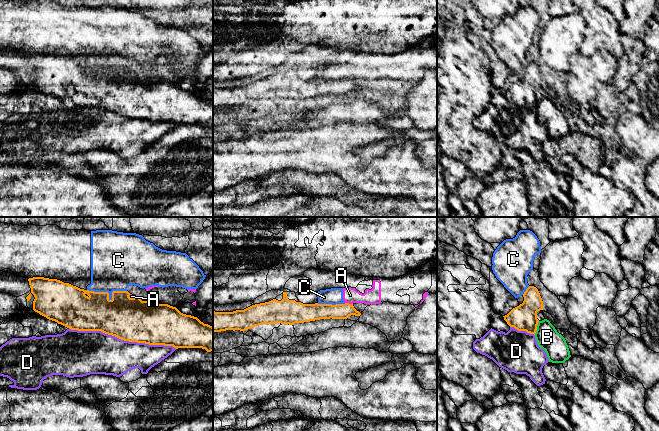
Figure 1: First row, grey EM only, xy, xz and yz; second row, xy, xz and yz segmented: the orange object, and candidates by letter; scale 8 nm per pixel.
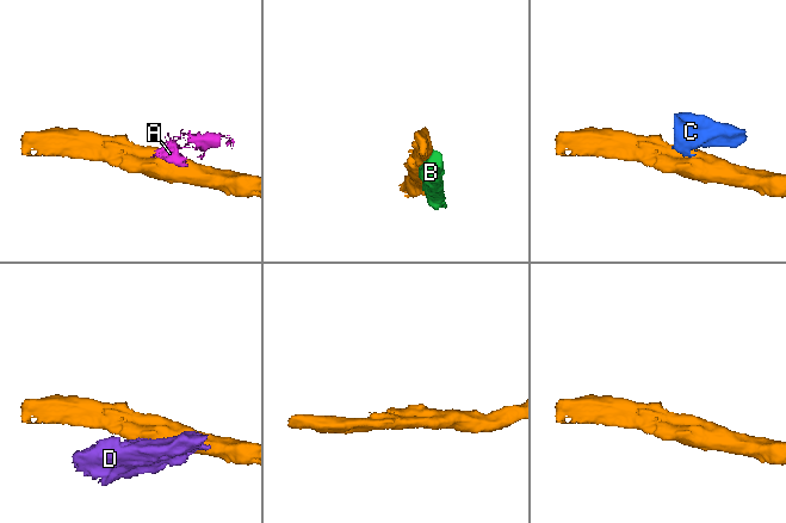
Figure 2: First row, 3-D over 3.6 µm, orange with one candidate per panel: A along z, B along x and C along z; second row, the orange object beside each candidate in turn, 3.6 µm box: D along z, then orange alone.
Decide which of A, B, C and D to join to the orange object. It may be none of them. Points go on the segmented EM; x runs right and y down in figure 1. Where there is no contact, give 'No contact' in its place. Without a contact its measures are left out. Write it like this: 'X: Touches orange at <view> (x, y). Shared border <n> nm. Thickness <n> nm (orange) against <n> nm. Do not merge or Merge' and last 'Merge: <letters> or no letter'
A: Touches orange at xz (348, 303). Shared border 70 nm. Thickness 130 nm (orange) against 130 nm. Do not merge
B: Touches orange at yz (536, 328). Shared border 120 nm. Thickness 200 nm (orange) against 190 nm. Do not merge
C: Touches orange at xy (108, 296). Shared border 320 nm. Thickness 340 nm (orange) against 380 nm. Do not merge
D: Touches orange at xy (123, 339). Shared border 900 nm. Thickness 360 nm (orange) against 340 nm. Do not merge
Merge: no letter

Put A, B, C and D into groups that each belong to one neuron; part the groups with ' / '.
A C / B / D

